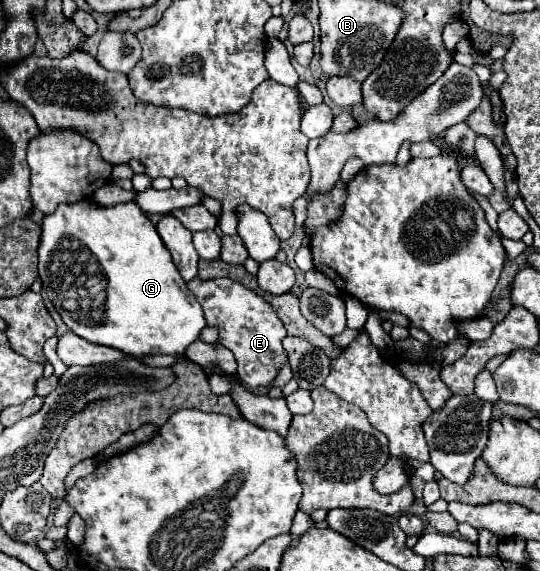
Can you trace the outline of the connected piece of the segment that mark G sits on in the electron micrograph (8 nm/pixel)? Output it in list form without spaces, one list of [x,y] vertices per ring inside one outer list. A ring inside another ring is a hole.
[[[84,199],[82,203],[62,203],[54,215],[44,215],[38,245],[38,271],[44,291],[62,321],[70,331],[90,343],[114,347],[132,357],[184,355],[186,347],[196,341],[206,327],[200,303],[188,291],[156,227],[134,201],[102,207],[94,199]]]

